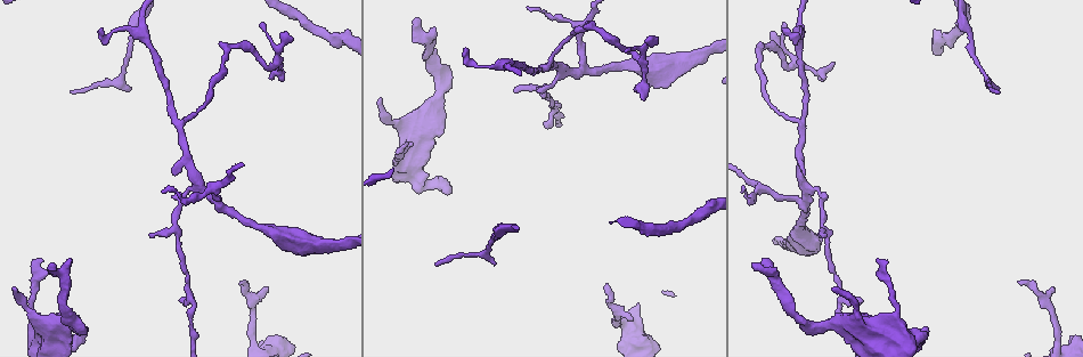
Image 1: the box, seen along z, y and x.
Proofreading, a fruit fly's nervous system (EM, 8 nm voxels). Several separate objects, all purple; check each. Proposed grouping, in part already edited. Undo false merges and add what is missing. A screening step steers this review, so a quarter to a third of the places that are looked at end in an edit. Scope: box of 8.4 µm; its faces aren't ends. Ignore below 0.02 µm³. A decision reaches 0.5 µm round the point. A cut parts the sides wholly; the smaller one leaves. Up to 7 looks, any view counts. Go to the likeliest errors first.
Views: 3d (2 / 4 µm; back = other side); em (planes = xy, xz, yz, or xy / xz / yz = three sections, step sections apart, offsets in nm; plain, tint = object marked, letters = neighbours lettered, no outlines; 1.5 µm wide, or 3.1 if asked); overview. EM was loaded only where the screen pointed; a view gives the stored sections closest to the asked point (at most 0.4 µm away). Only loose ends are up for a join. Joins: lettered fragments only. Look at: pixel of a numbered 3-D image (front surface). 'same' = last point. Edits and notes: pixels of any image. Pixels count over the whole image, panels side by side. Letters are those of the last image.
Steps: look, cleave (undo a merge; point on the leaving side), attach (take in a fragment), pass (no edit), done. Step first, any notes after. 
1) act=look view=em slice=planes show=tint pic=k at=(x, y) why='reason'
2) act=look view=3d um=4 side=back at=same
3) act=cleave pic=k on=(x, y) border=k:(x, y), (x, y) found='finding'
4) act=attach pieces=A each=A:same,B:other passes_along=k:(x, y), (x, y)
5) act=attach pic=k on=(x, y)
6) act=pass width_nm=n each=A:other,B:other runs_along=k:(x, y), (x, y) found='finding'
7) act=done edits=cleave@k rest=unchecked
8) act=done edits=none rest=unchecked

act=look view=em slice=planes show=plain pic=1 at=(241, 283) why='long arm stops here'

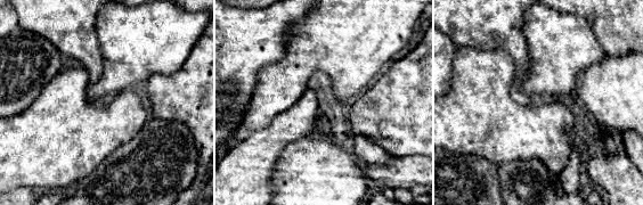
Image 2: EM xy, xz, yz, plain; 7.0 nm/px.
act=look view=em slice=planes show=letters at=same

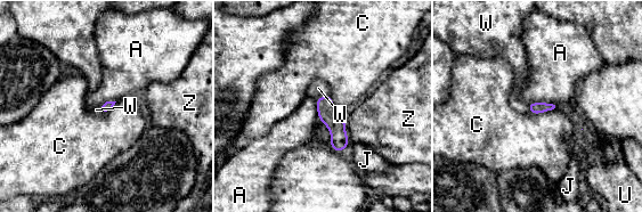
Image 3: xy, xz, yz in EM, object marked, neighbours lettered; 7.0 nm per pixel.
act=attach pieces=W longest_contact=A:190nm each=A:other,C:other,J:other,U:other,W:same,Z:other passes_along=3:(327, 113), (323, 96), (318, 88) found='it goes on there'

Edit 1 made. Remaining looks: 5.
act=look view=overview why='redraw'

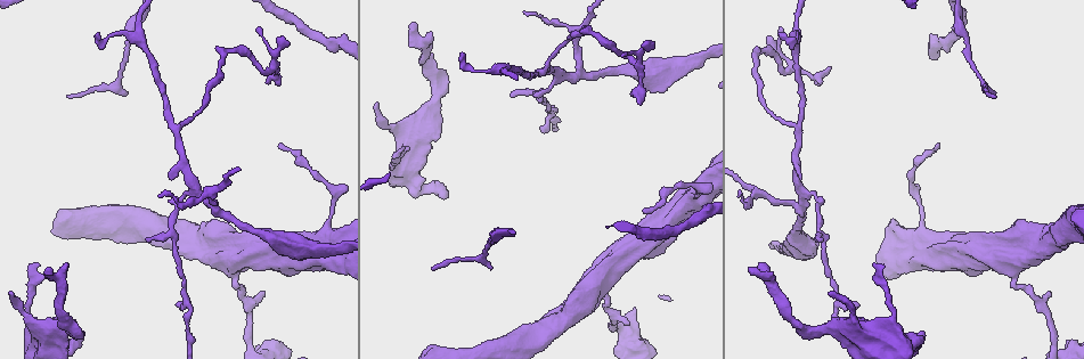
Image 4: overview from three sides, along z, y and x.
act=look view=em slice=planes show=letters pic=4 at=(636, 64) why='sharp bend'

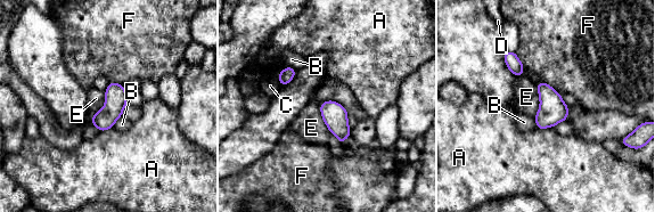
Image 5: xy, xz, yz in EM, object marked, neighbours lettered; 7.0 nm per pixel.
act=pass width_nm=160 each=A:other,B:other,C:other,D:other,E:other,F:other border=5:(326, 99), (320, 116), (330, 132) found='continuous, no second cell'

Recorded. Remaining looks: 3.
act=look view=3d um=2 pic=4 at=(856, 301) why='tapers out'

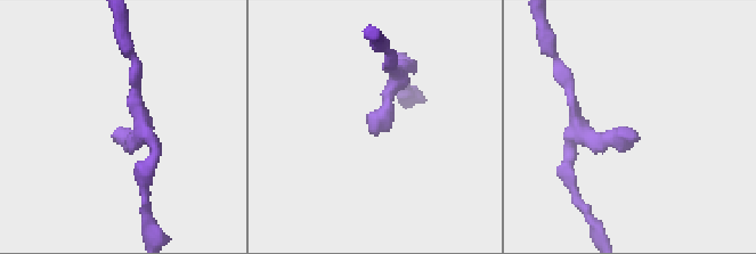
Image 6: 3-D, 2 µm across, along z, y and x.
act=look view=em slice=xz step=8 show=letters pic=6 at=(117, 129) why='shape alone is not enough'

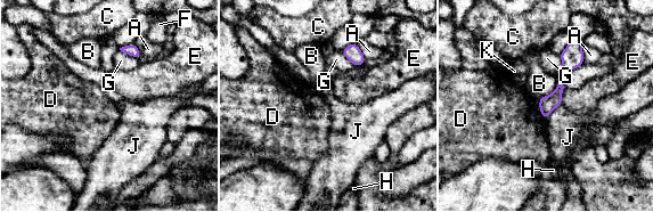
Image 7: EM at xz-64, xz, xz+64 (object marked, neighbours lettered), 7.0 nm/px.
act=look view=em slice=planes show=letters at=same

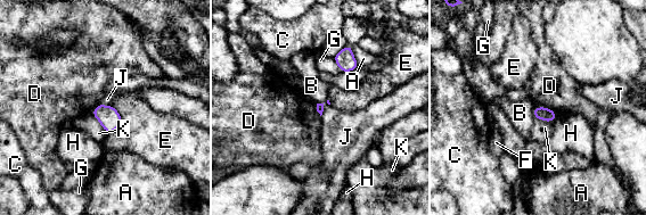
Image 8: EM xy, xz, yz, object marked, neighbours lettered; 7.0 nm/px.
act=pass each=A:other,B:other,C:other,D:other,E:other,F:other,G:other,H:other,J:other,K:other border=8:(536, 106), (550, 108), (557, 115) found='no lettered fragment goes on from it'

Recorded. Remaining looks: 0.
act=done edits=attach@3 rest=unchecked

